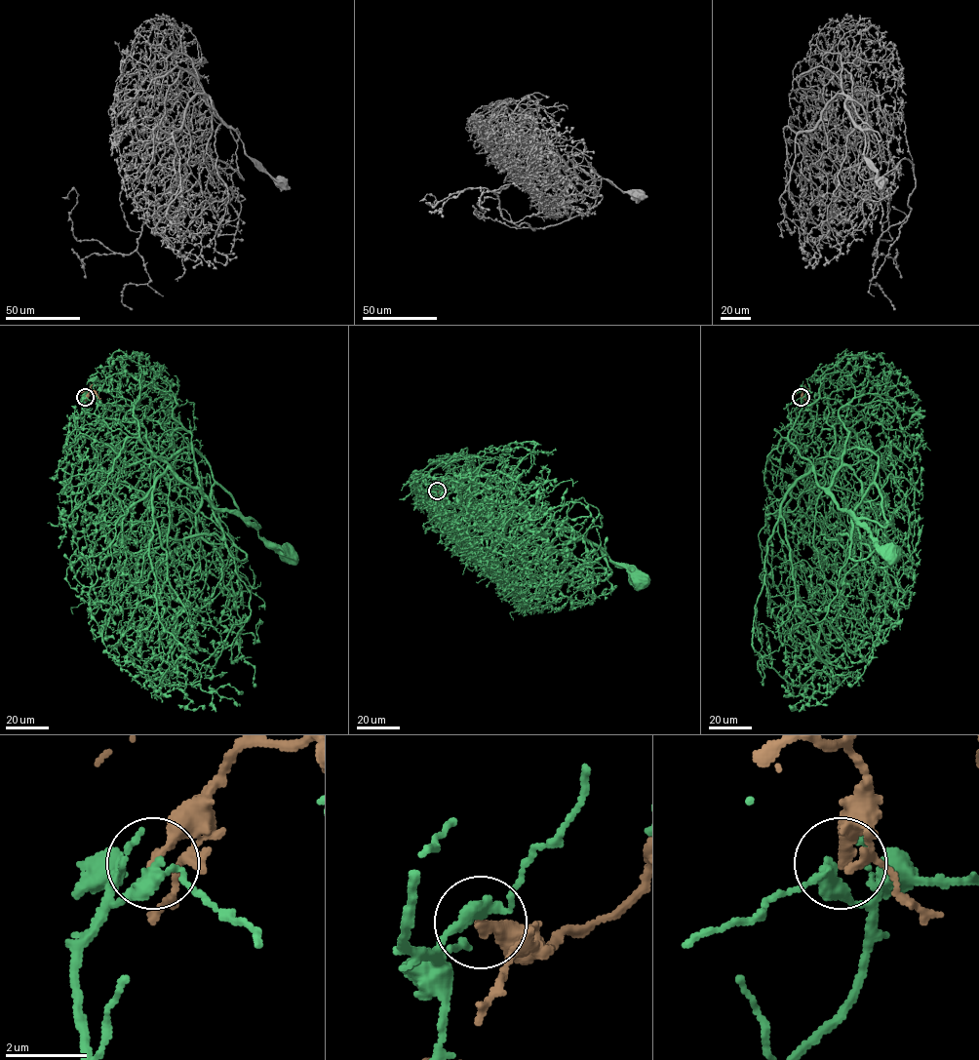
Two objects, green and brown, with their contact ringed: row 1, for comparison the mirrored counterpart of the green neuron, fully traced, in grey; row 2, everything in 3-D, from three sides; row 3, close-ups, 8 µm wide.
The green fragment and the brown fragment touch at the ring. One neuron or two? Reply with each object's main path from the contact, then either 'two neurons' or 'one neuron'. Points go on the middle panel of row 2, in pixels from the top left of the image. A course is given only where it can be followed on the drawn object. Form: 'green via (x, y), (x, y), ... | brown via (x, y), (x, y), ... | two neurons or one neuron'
green via (437, 490), (433, 491), (437, 481), (457, 480), (472, 464), (518, 501), (538, 506), (595, 543), (642, 583) | brown via (437, 490), (441, 491), (451, 481) | two neurons

